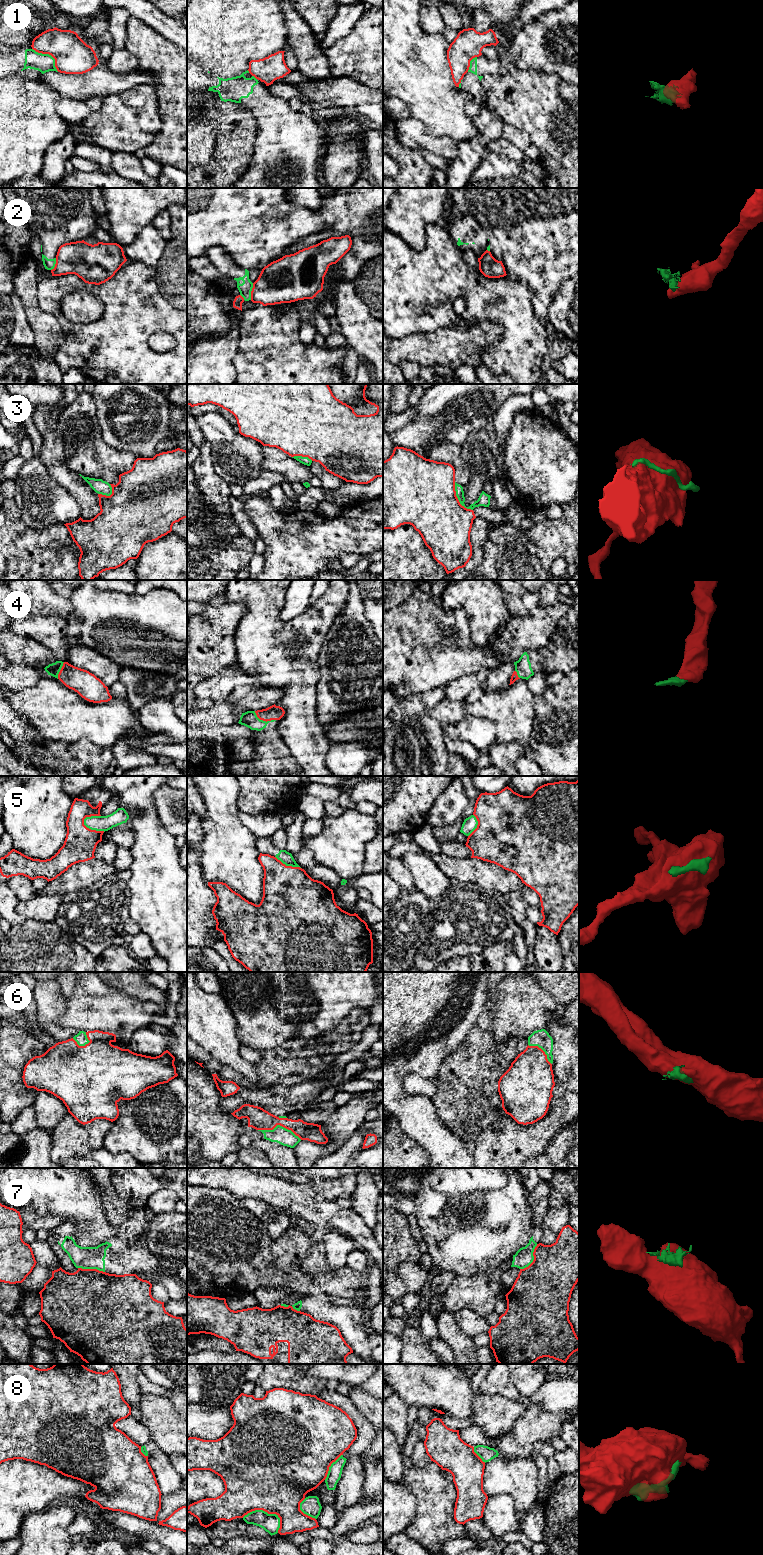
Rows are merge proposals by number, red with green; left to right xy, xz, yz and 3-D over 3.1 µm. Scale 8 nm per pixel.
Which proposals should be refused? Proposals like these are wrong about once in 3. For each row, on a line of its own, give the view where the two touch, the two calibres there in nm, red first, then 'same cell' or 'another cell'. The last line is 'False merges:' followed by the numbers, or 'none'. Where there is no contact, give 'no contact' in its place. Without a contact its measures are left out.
1: contact in xy; calibres 300 and 150 nm; another cell
2: contact in xz; calibres 340 and 100 nm; another cell
3: contact in yz; calibres 480 and 100 nm; another cell
4: contact in xz; calibres 120 and 130 nm; same cell
5: contact in xy; calibres 260 and 130 nm; another cell
6: contact in xz; calibres 170 and 140 nm; another cell
7: contact in yz; calibres 440 and 150 nm; another cell
8: contact in xz; calibres 500 and 150 nm; another cell
False merges: 1, 2, 3, 5, 6, 7, 8

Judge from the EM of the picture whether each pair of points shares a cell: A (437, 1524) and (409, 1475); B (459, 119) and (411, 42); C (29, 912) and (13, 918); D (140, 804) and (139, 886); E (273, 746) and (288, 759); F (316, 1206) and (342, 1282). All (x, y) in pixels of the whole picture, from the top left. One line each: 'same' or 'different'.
A: same
B: same
C: different
D: same
E: same
F: different

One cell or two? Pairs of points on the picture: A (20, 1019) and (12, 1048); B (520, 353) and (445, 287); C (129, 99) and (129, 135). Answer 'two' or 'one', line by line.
A: two
B: one
C: one

